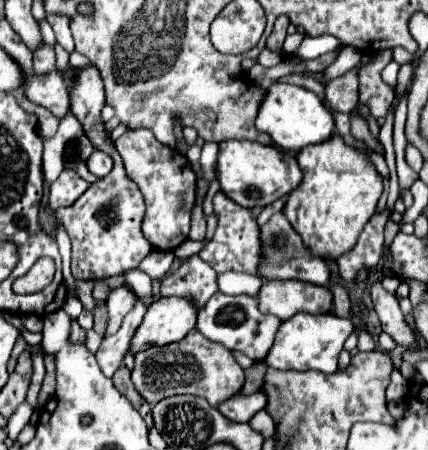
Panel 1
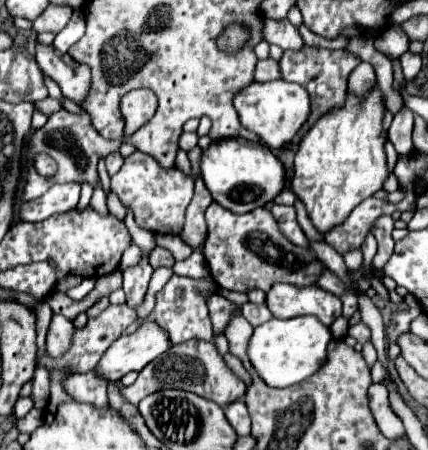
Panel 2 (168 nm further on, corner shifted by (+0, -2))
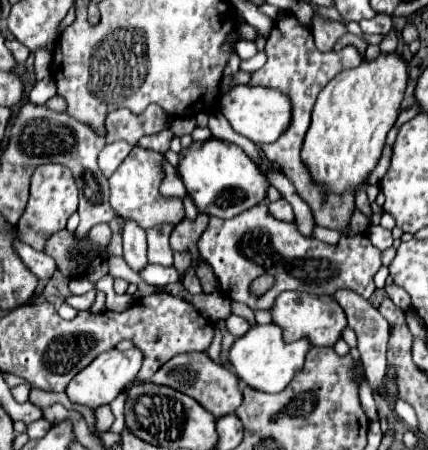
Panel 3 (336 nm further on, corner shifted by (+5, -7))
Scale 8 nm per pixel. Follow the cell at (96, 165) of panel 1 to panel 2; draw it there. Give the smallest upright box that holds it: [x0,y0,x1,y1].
[106,152,124,176]

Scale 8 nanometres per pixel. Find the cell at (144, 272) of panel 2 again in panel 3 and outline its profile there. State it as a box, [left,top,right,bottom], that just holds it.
[123,219,147,273]

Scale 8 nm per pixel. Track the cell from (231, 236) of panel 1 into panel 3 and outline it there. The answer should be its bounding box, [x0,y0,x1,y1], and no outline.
[199,203,381,309]

